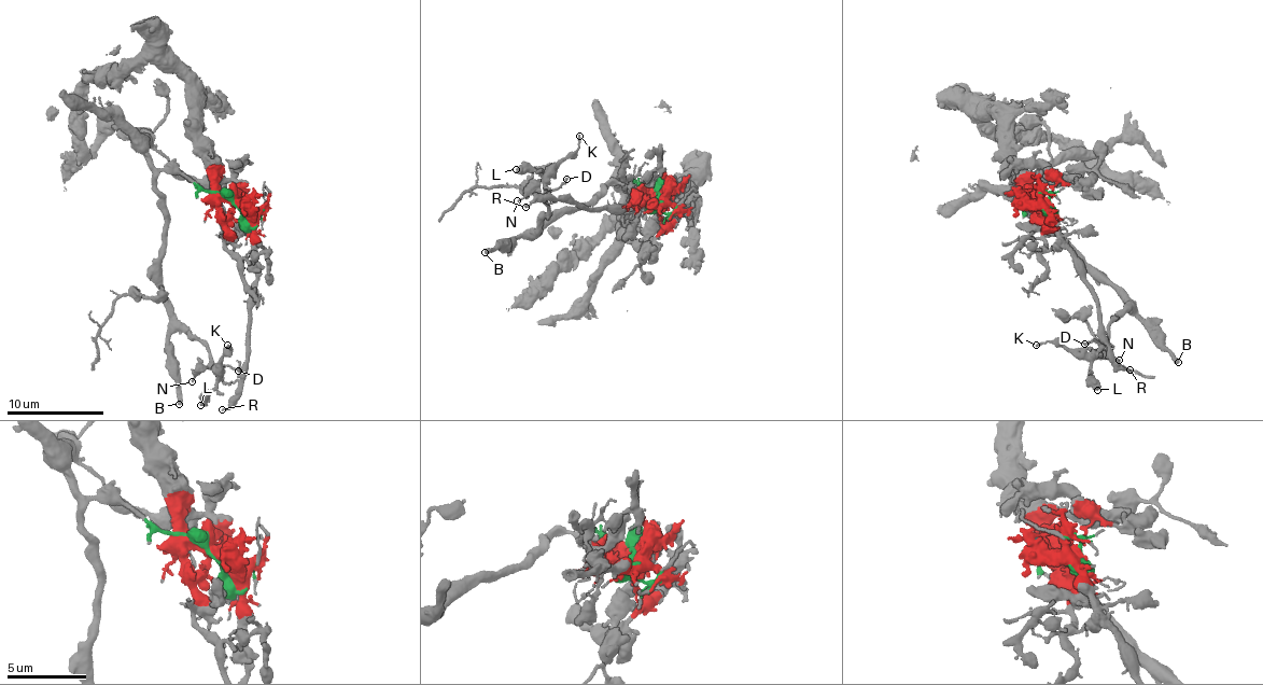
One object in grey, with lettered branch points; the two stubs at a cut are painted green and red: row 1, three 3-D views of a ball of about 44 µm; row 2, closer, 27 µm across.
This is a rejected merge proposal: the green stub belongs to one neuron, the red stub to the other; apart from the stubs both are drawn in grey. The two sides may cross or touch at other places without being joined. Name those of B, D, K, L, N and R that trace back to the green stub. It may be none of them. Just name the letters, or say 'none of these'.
B, D, K, L, N

